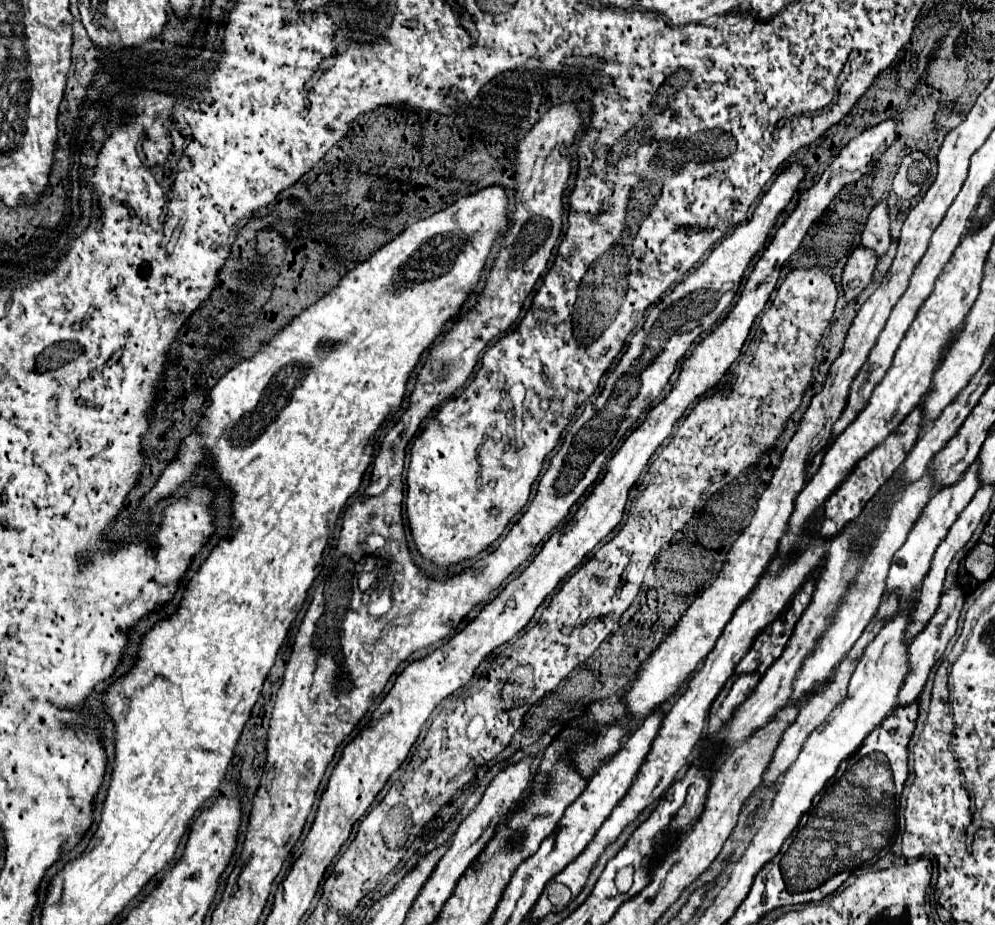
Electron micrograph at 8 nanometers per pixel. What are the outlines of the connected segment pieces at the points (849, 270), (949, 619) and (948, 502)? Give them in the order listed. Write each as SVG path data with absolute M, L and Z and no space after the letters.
M859 246L849 256L849 260L843 268L843 278L841 278L847 302L853 302L863 292L863 288L871 282L875 266L877 266L877 256L875 256L875 252L869 252L867 248Z
M957 582L947 592L941 594L939 608L935 610L935 616L931 616L931 620L927 622L927 628L923 628L923 632L919 632L919 636L915 636L915 640L909 646L909 662L911 662L913 670L911 670L911 674L907 676L907 680L903 682L903 686L899 690L897 704L909 704L909 702L913 702L921 694L931 668L939 662L939 658L943 656L943 652L947 648L947 642L951 640L951 636L957 630L957 620L959 620L961 608L965 604L965 598L967 598L967 594L965 594L965 590Z
M975 460L975 464L971 464L971 468L967 468L967 472L963 472L963 480L959 480L959 484L951 484L951 488L941 488L937 494L933 494L933 498L923 508L919 520L915 522L913 530L909 532L907 542L893 556L891 570L889 570L889 576L887 576L885 594L899 592L899 610L907 608L911 592L919 586L919 582L929 572L929 566L931 566L931 560L933 560L937 546L947 536L951 524L957 520L959 512L971 502L971 498L977 490L979 490L979 460Z

